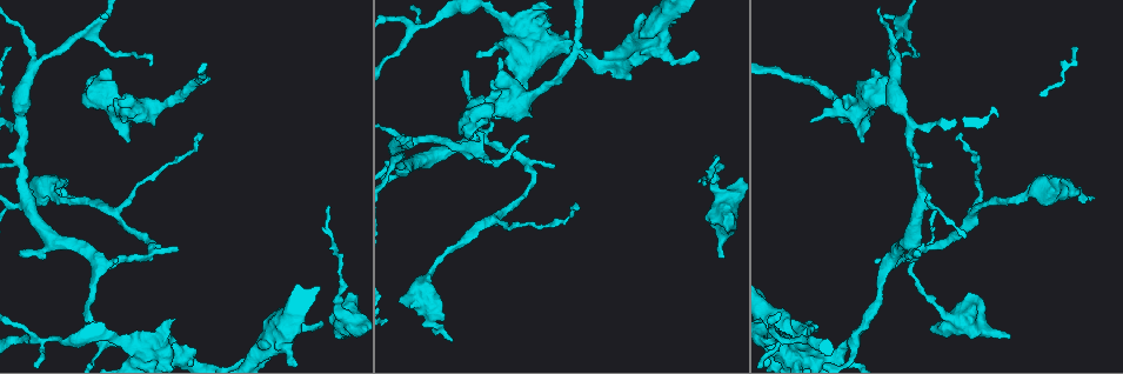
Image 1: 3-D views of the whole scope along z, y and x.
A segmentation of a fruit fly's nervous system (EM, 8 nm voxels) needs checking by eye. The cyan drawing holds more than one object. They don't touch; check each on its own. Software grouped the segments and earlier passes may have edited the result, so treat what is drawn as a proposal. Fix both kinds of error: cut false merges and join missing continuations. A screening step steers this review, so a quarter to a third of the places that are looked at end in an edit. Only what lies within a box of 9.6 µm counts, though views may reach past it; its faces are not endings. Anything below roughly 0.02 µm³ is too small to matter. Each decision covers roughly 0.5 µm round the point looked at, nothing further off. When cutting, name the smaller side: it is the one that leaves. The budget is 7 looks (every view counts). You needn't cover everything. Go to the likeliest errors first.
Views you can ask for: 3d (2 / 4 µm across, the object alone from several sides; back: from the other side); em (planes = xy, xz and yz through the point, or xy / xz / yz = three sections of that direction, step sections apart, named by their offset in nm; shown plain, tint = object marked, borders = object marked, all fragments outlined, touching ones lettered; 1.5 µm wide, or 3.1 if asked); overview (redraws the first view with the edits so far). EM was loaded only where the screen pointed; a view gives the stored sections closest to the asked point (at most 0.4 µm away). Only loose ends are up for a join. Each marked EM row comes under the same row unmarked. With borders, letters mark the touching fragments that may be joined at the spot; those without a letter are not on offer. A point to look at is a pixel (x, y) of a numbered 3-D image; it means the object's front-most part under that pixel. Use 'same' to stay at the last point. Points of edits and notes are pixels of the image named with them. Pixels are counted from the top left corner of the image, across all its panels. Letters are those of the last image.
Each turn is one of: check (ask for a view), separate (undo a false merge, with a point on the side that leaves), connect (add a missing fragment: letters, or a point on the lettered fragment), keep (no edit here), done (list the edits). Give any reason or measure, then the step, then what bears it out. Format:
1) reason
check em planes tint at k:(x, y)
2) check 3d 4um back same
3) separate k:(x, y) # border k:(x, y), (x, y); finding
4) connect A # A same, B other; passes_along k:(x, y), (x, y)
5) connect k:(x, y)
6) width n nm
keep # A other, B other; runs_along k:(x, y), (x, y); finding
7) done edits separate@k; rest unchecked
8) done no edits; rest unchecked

an open end
check 3d 4um at 1:(1010, 334)

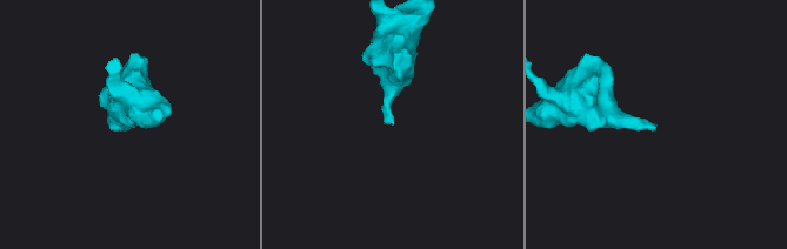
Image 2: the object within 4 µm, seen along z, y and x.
shape alone is not enough
check em planes borders at 2:(384, 123)

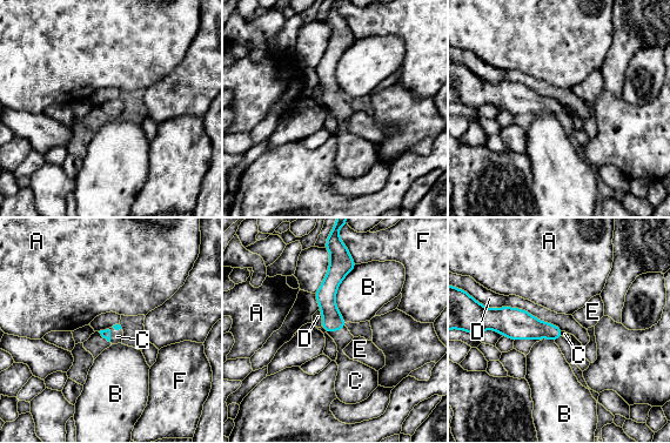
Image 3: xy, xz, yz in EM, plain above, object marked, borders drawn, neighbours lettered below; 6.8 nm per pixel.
longest_contact D 550 nm
connect C # A other, B other, C same, D other, E other, F other; it goes on there

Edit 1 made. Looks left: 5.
see it whole again
check overview

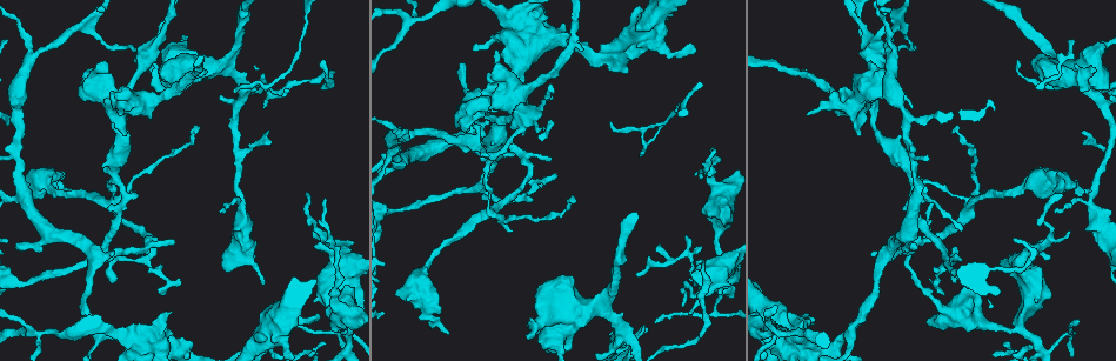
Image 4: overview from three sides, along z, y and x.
free end
check 3d 2um back at 4:(497, 51)

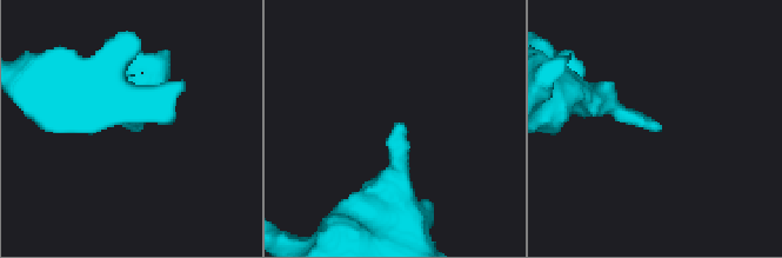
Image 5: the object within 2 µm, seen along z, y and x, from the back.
check em yz step 8 borders at 5:(659, 124)

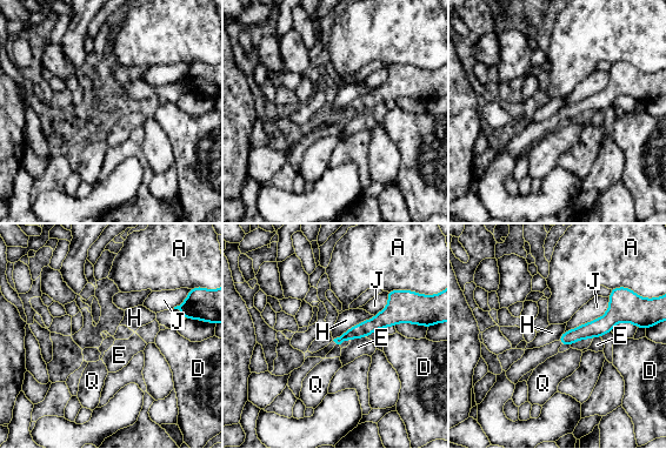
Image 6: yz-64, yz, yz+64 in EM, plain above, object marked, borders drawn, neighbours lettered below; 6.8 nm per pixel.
keep # A other, D other, E other, H other, J other, Q other; runs_along 6:(630, 319), (611, 317), (563, 340); none of them fits

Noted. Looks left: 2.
tapers out
check em planes borders at 4:(172, 245)

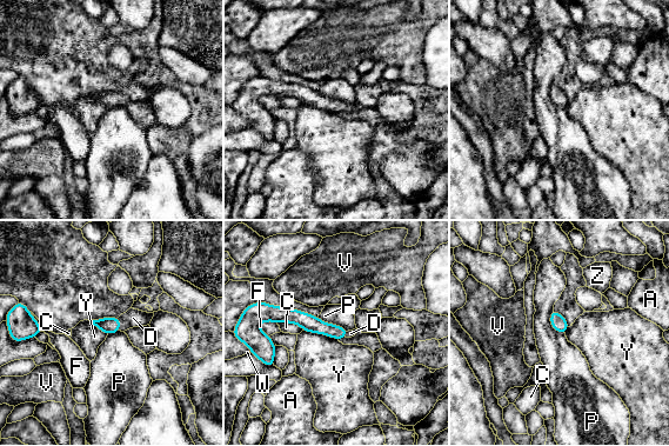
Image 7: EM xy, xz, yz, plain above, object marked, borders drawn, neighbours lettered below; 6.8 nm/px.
width 100 nm
connect D # A other, C other, D same, F other, P other, V other, W other, Y other, Z other; passes_along 7:(108, 325), (119, 324), (133, 318); it goes on there

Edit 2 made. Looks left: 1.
done edits connect@3, connect@7; rest unchecked

